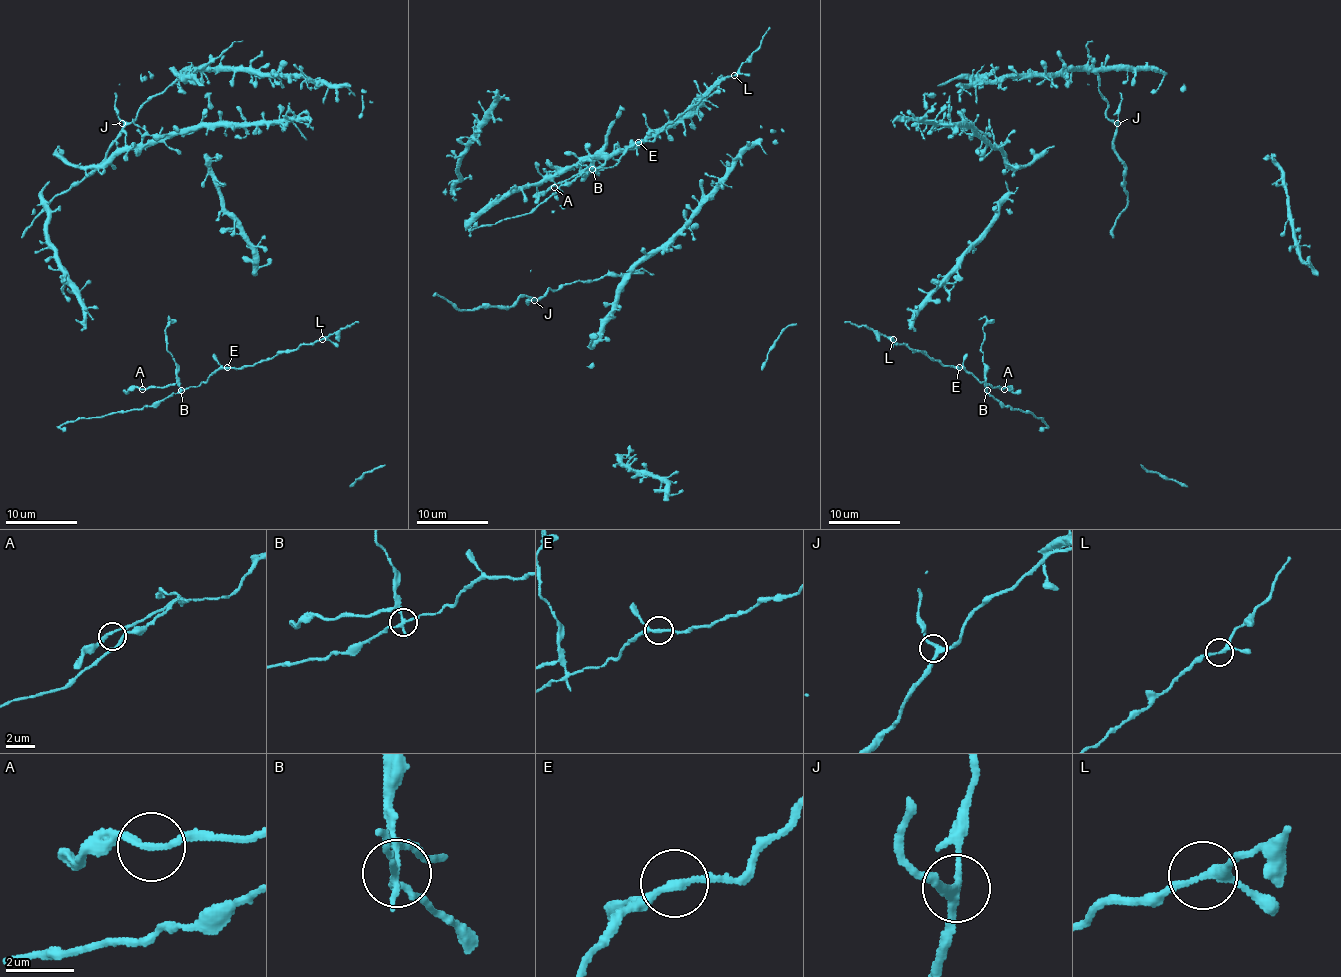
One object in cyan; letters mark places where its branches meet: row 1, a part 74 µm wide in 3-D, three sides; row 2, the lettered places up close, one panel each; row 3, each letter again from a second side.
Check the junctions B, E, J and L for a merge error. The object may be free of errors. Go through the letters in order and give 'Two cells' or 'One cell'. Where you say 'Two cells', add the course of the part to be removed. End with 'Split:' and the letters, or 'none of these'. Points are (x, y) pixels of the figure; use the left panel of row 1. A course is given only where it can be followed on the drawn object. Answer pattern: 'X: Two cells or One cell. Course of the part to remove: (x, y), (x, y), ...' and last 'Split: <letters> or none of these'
B: Two cells. Course of the part to remove: (180, 391), (176, 364), (167, 349), (166, 326), (169, 319)
E: One cell
J: One cell
L: One cell
Split: B

